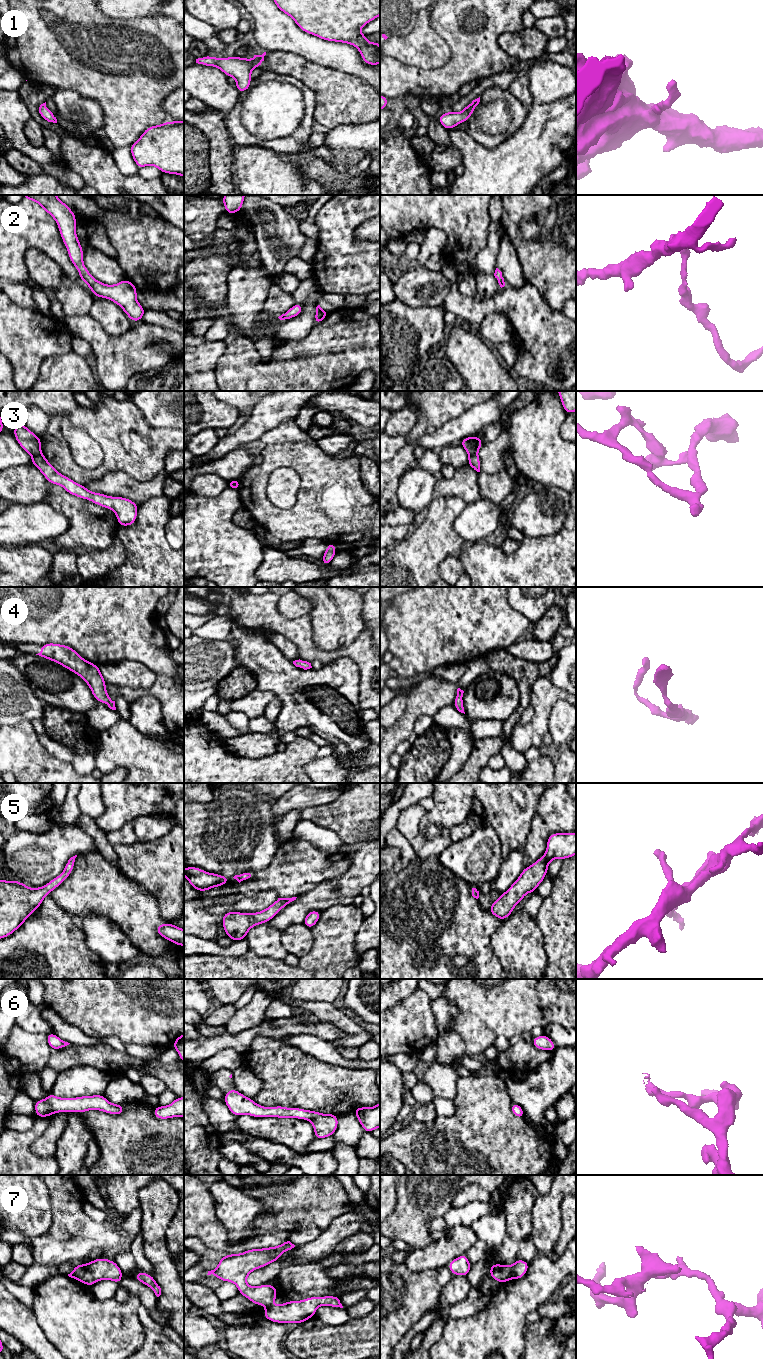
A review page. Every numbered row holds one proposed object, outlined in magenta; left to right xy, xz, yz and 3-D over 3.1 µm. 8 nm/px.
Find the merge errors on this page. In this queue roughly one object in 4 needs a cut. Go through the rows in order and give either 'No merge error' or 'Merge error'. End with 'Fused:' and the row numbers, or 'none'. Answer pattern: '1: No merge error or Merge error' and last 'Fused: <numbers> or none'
1: No merge error
2: No merge error
3: Merge error
4: No merge error
5: No merge error
6: No merge error
7: Merge error
Fused: 3, 7

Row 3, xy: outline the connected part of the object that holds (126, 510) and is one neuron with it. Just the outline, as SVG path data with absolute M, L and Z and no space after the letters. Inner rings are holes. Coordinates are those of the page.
M43 454L32 456L31 463L40 470L51 484L60 485L71 495L90 500L96 505L113 510L118 519L119 526L130 526L135 523L138 505L132 500L89 491L82 484L78 484L59 473Z

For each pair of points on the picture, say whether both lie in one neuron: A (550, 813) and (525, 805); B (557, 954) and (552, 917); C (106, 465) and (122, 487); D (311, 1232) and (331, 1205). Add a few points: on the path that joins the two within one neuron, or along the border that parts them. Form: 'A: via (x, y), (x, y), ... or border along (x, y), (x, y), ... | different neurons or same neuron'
A: border along (542, 793), (539, 797), (529, 831) | different neurons
B: via (557, 945), (557, 926) | same neuron
C: border along (133, 477), (110, 471), (88, 480) | different neurons
D: border along (321, 1230), (313, 1225), (299, 1225), (292, 1231) | different neurons

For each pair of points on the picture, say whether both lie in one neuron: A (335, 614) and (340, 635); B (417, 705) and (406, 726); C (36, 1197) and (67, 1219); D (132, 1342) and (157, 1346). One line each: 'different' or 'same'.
A: same
B: same
C: different
D: different

